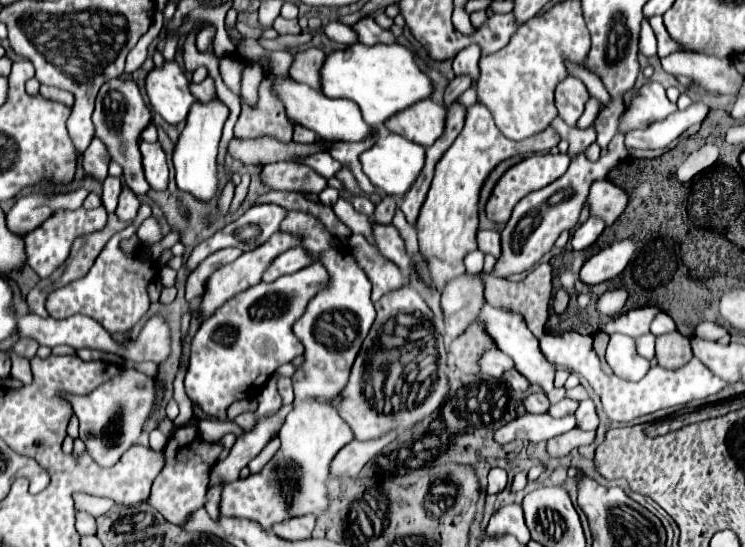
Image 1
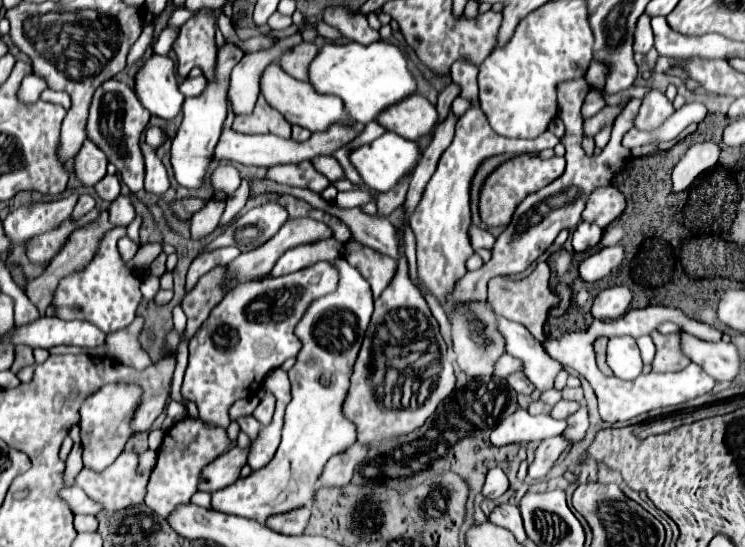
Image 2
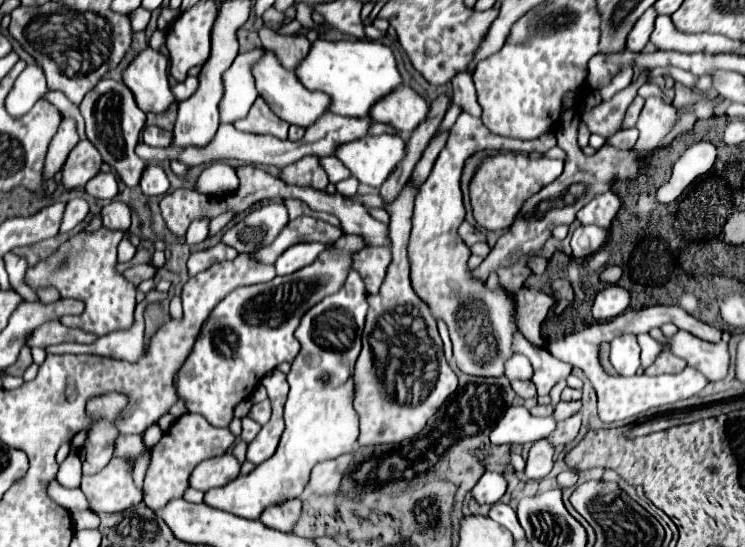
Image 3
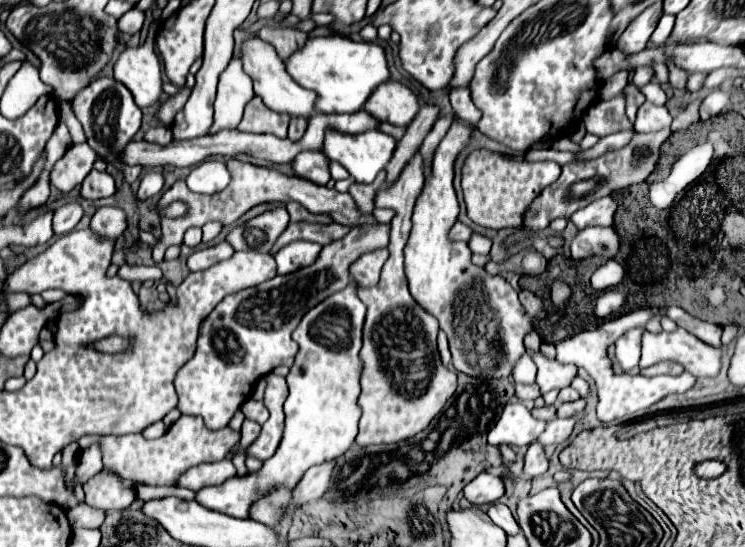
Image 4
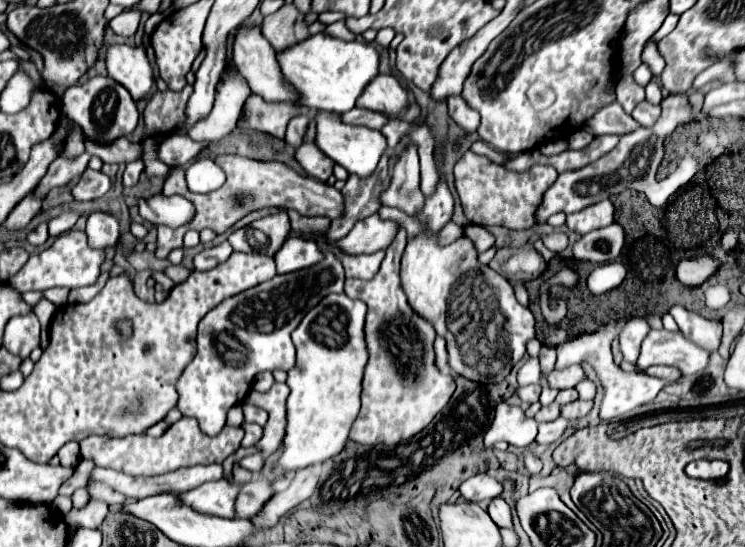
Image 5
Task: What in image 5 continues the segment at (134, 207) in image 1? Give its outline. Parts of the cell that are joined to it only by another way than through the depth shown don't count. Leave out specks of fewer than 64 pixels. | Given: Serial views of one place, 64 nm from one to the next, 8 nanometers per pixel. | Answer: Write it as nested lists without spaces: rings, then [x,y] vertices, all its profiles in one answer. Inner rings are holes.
[[[94,212],[88,216],[86,222],[86,236],[88,246],[96,250],[104,250],[116,244],[120,232],[118,232],[118,220],[112,214],[106,212]]]

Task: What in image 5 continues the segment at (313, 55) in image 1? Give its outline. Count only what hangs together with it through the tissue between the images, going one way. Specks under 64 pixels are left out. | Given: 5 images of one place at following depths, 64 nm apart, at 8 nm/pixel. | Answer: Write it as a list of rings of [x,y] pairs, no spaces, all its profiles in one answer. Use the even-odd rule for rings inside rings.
[[[284,4],[278,12],[264,18],[262,34],[268,38],[274,50],[284,50],[310,36],[304,16],[306,14],[300,12],[294,4]]]

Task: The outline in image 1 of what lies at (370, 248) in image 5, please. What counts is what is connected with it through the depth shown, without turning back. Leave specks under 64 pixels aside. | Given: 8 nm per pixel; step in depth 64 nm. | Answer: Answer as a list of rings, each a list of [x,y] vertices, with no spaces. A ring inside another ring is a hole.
[[[316,262],[308,268],[302,268],[294,274],[280,276],[274,282],[260,282],[256,286],[250,286],[248,290],[236,294],[226,304],[222,304],[208,320],[202,322],[200,330],[192,338],[192,350],[190,350],[190,368],[186,370],[184,388],[192,402],[198,402],[202,412],[206,416],[212,416],[220,422],[226,422],[226,410],[232,402],[250,398],[252,392],[262,388],[266,380],[282,366],[288,364],[292,358],[304,354],[304,346],[294,336],[292,326],[294,322],[304,314],[308,300],[312,300],[318,290],[322,290],[322,280],[328,280],[328,270],[324,264]]]

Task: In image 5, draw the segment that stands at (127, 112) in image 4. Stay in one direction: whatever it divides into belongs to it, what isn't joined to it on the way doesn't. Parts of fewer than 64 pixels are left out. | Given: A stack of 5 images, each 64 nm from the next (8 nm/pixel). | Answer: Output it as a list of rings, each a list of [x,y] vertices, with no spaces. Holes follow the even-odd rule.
[[[94,76],[88,82],[68,88],[62,96],[62,112],[72,118],[84,130],[84,134],[88,134],[88,138],[102,144],[110,144],[112,140],[130,134],[140,118],[136,102],[132,96],[128,96],[128,90],[108,76]]]

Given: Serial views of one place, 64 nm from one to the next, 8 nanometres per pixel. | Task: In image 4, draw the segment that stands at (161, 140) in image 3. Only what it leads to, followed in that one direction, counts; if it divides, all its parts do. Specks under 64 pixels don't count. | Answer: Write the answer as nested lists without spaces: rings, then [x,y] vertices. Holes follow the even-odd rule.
[[[166,126],[152,128],[146,132],[146,140],[154,142],[154,144],[168,144],[168,142],[172,142],[172,130]]]

